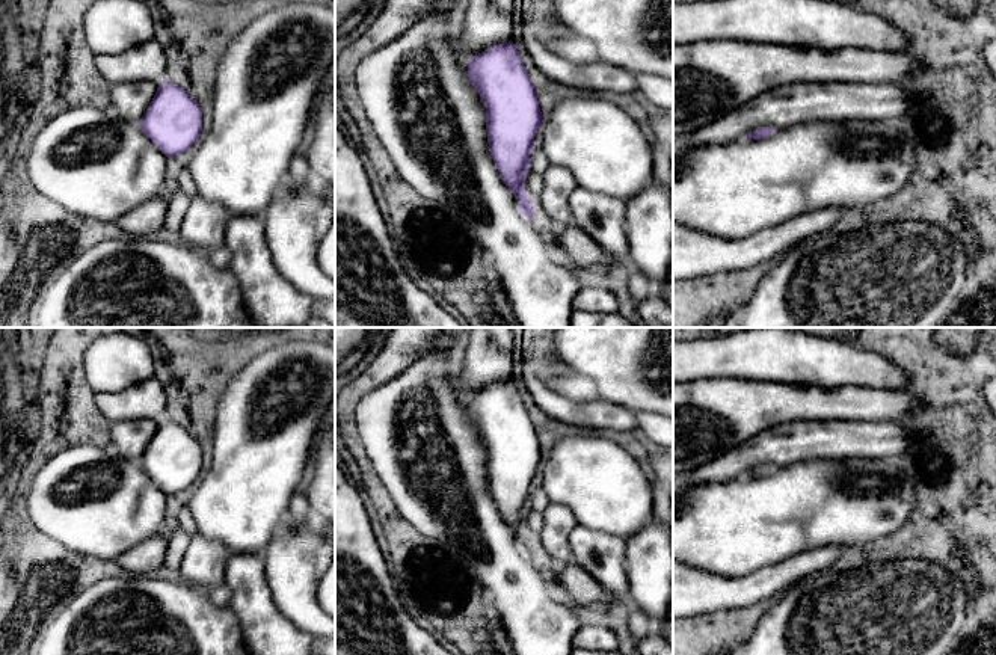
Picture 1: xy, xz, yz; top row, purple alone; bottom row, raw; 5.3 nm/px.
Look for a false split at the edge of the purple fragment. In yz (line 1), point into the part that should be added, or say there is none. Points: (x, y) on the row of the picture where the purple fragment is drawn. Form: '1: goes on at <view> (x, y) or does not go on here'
1: does not go on here

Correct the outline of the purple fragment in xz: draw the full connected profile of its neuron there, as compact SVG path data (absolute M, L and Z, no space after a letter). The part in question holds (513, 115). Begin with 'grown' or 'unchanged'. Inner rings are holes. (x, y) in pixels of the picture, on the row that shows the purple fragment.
unchanged | M512 41L493 44L468 60L468 77L486 107L489 152L506 187L515 195L519 211L533 219L533 207L525 193L525 175L537 128L543 122L537 95L524 68L522 56Z

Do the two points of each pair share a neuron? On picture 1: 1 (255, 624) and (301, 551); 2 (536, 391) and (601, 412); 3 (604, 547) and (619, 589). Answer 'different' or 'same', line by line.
1: different
2: same
3: same

